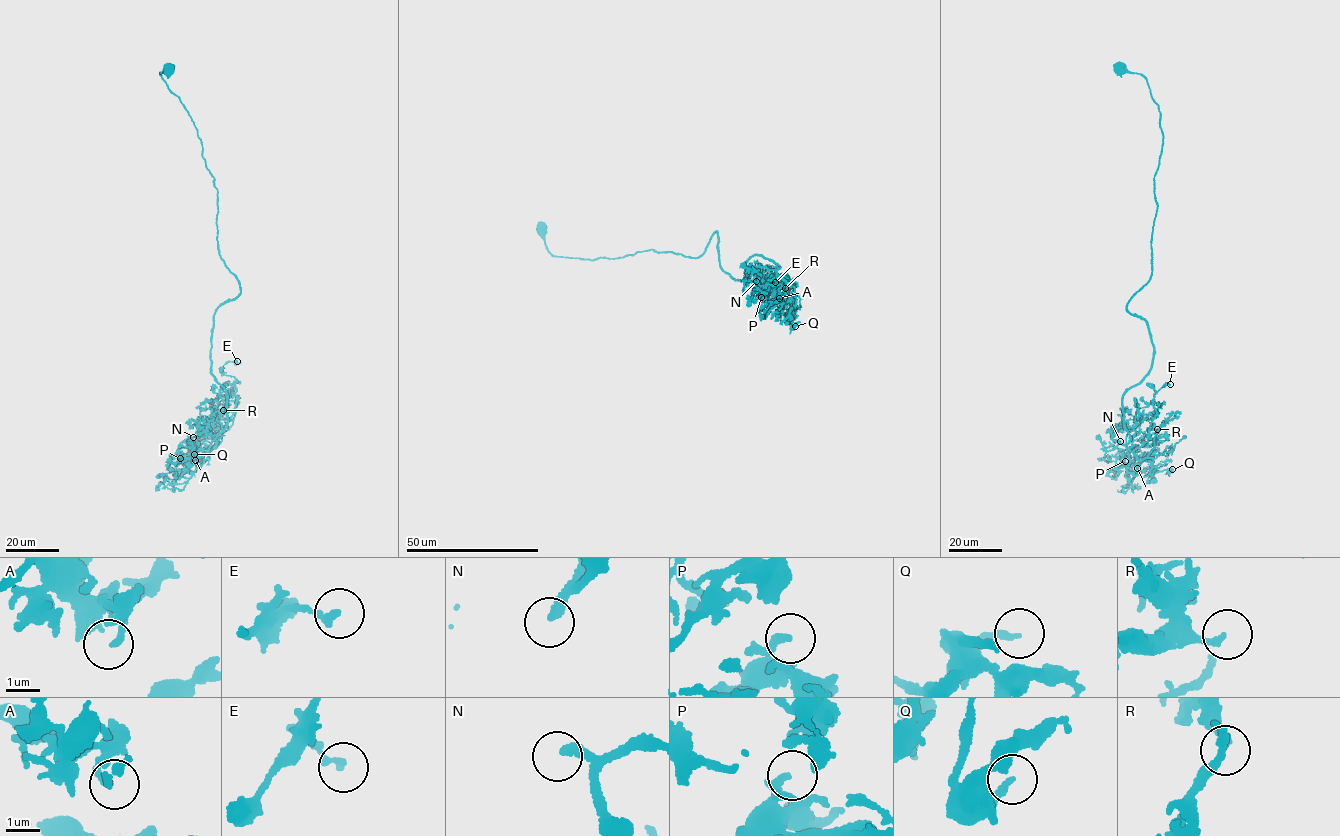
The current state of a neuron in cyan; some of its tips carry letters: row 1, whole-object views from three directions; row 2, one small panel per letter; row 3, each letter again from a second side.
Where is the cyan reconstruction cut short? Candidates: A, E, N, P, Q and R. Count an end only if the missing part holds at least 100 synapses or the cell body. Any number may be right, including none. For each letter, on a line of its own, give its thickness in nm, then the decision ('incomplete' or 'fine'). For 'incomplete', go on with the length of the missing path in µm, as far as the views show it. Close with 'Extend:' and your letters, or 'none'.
A: calibre 170 nm; fine
E: calibre 190 nm; fine
N: calibre 240 nm; incomplete; missing 10 µm
P: calibre 130 nm; fine
Q: calibre 190 nm; fine
R: calibre 190 nm; fine
Extend: N

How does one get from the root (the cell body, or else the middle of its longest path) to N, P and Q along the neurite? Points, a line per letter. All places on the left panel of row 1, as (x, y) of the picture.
N: (169, 68), (241, 292), (212, 332), (226, 426), (193, 437)
P: (169, 68), (241, 292), (212, 332), (226, 426), (192, 465), (180, 458)
Q: (169, 68), (241, 292), (212, 332), (226, 426), (209, 459), (194, 454)

